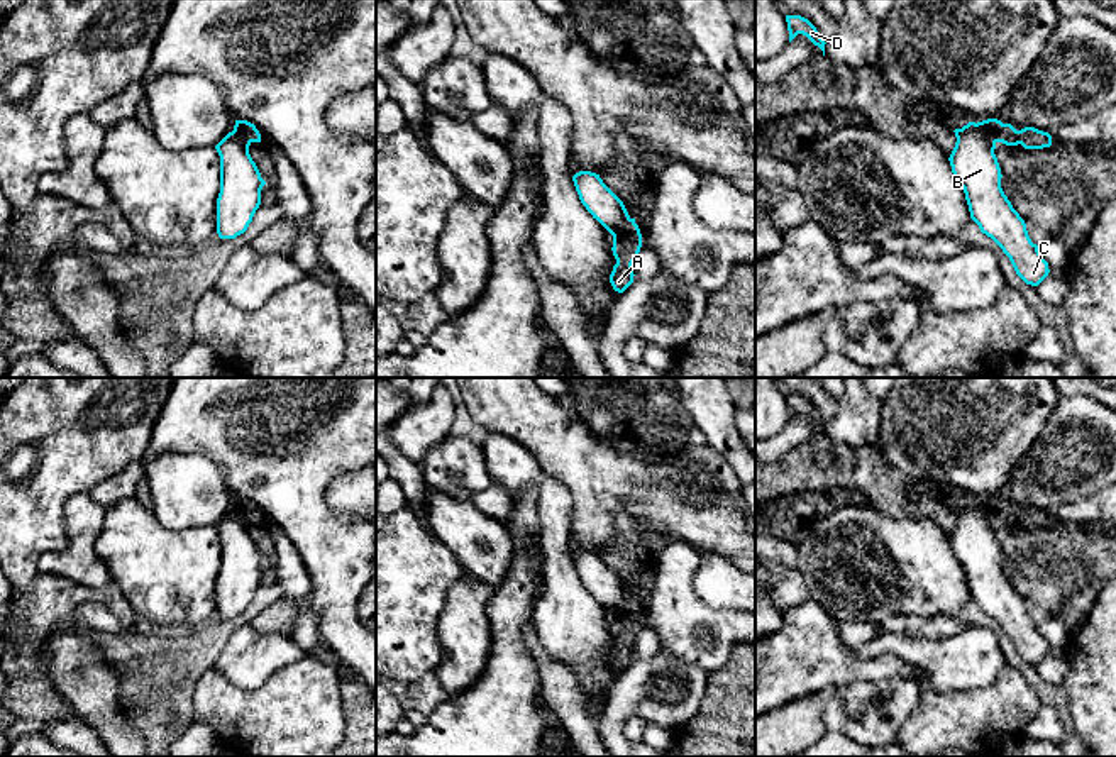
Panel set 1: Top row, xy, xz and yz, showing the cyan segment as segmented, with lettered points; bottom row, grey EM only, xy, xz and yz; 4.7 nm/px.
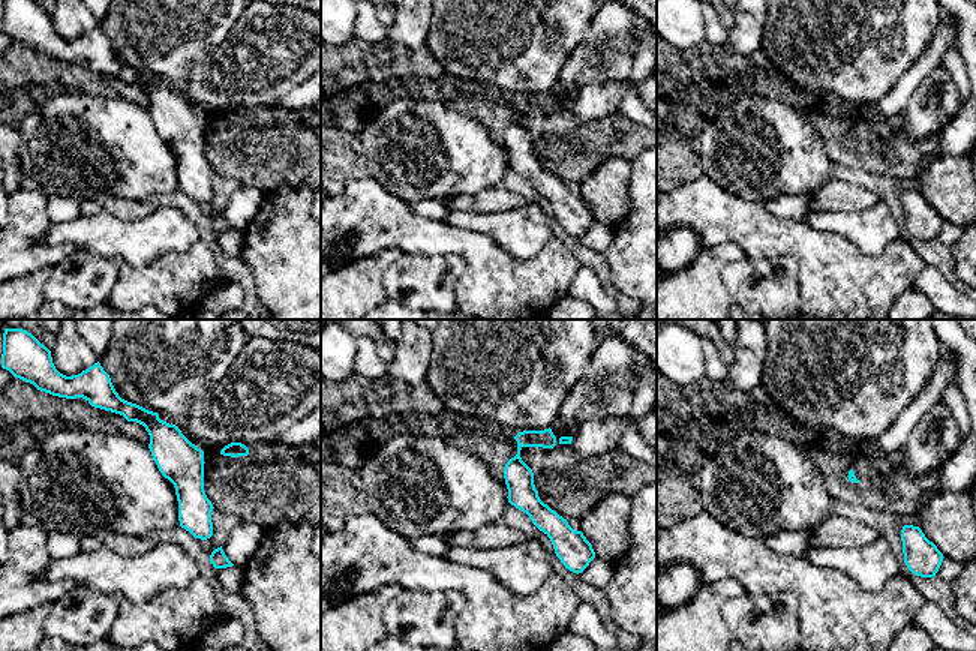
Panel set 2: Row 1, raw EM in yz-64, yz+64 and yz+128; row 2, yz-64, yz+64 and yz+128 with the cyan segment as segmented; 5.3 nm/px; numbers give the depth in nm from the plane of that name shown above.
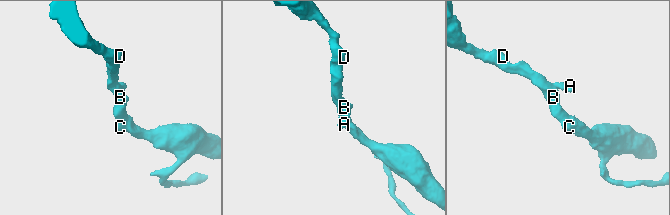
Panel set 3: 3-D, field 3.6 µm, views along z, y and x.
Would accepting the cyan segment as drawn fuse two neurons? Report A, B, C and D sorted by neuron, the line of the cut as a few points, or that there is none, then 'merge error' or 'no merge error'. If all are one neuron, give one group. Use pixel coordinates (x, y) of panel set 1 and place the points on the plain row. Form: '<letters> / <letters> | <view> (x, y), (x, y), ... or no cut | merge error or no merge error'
A / B C D | yz (976, 503), (996, 520) | merge error

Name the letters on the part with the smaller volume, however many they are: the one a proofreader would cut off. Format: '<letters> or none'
A

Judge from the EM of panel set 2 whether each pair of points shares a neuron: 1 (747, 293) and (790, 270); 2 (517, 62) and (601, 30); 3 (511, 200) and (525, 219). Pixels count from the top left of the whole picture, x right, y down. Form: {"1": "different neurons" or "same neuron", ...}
{"1": "same neuron", "2": "different neurons", "3": "different neurons"}

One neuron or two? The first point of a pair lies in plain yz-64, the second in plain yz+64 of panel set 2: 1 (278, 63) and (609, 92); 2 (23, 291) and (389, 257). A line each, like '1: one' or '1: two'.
1: two
2: one

